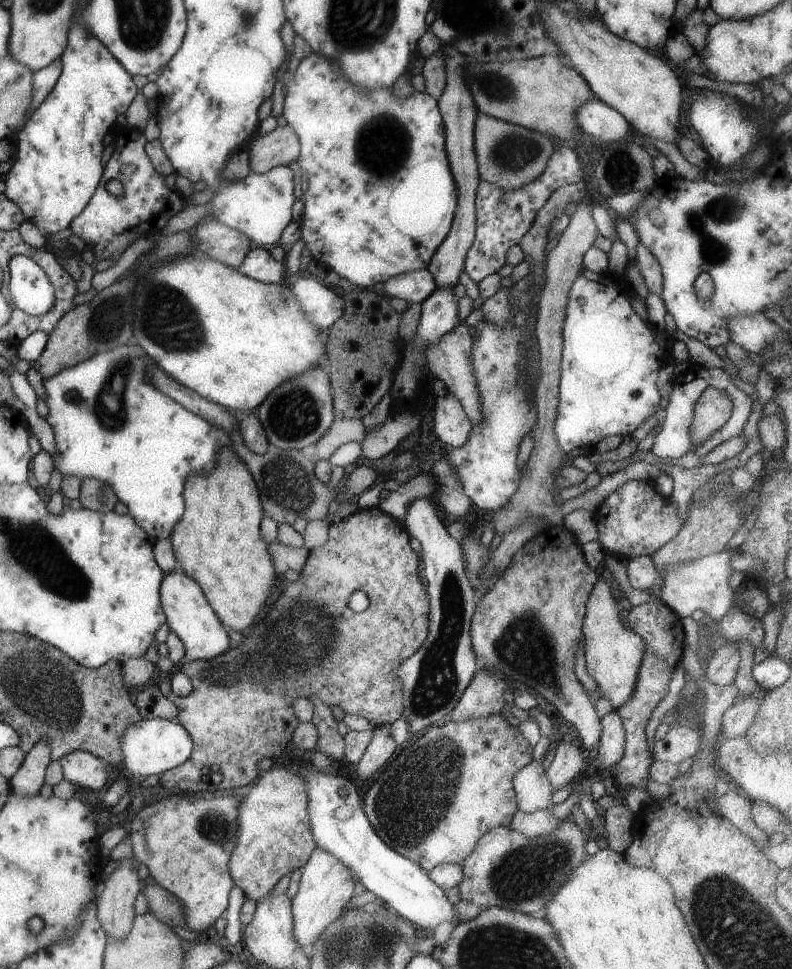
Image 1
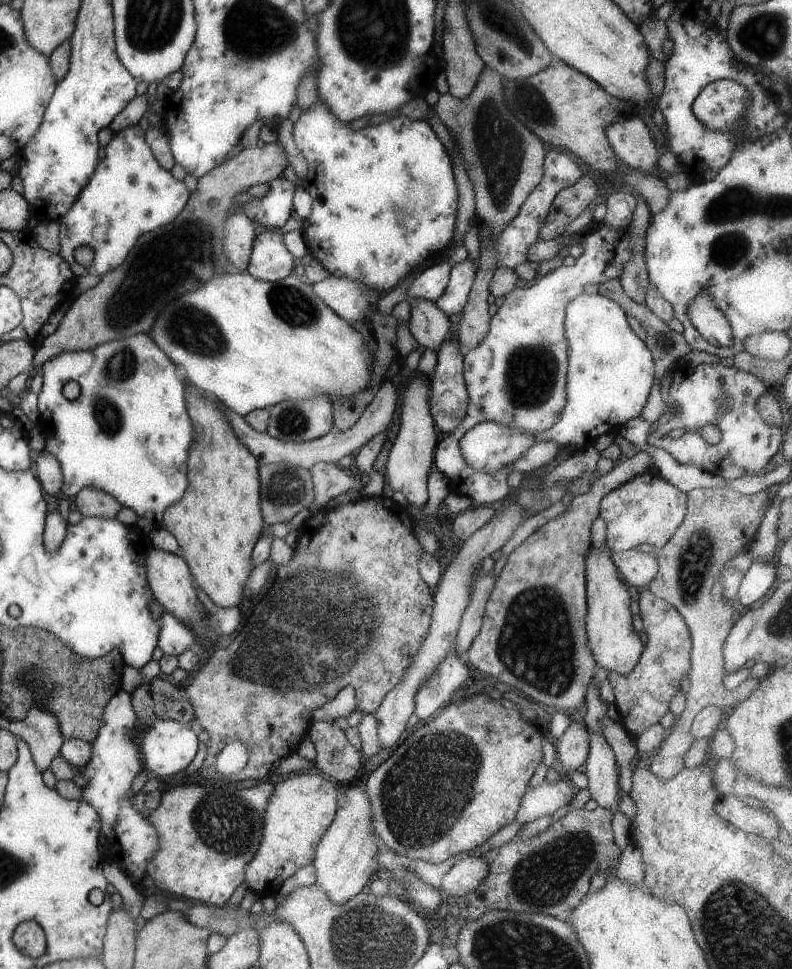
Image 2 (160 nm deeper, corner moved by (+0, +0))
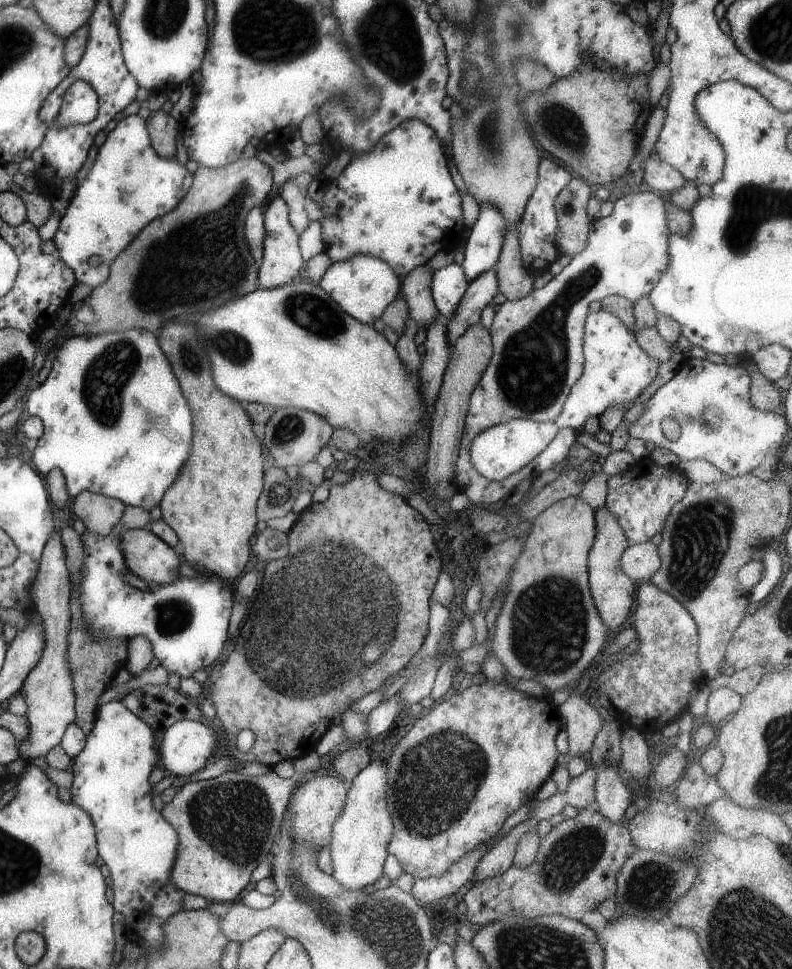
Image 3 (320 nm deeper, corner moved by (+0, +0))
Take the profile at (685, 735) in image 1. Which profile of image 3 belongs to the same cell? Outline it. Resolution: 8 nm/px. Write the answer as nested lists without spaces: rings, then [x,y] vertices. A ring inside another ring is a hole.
[[[729,687],[711,691],[706,701],[706,712],[701,719],[711,723],[714,728],[718,727],[738,710],[741,706],[741,697]]]

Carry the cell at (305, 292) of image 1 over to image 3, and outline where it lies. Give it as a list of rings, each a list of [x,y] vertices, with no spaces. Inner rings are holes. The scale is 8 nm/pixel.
[[[352,254],[331,263],[317,283],[343,312],[368,325],[380,318],[385,307],[400,296],[400,284],[401,278],[395,274],[392,266],[383,262],[383,259],[362,254]]]

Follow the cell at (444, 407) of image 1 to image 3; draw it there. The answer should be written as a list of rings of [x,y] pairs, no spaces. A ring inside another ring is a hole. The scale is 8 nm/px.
[[[494,267],[488,268],[469,282],[454,316],[445,320],[449,348],[458,336],[461,336],[471,325],[479,321],[481,310],[487,305],[492,305],[491,299],[498,290],[494,270]]]

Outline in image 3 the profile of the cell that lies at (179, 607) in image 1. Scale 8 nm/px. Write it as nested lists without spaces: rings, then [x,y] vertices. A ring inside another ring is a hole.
[[[123,529],[118,536],[118,545],[129,572],[147,585],[157,584],[154,589],[179,578],[179,558],[151,531]]]

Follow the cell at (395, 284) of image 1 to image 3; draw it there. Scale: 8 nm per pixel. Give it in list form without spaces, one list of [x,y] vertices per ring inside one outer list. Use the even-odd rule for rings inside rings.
[[[451,263],[445,268],[434,270],[430,291],[438,314],[444,320],[451,319],[467,290],[468,282],[460,264]]]

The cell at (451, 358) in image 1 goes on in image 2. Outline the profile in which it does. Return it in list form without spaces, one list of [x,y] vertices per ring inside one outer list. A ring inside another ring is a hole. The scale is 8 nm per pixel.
[[[409,298],[410,317],[408,329],[418,345],[424,349],[436,350],[442,342],[448,341],[450,334],[449,318],[439,307],[425,299]]]

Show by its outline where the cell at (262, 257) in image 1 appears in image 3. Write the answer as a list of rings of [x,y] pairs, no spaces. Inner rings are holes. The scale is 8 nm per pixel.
[[[273,191],[263,207],[265,236],[262,242],[262,260],[255,271],[259,288],[274,289],[287,284],[291,279],[297,279],[303,270],[304,262],[297,245],[298,234],[287,221],[287,205],[281,199],[279,191]]]

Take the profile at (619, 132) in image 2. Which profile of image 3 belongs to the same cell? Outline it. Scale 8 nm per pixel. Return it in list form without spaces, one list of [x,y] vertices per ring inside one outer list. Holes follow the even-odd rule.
[[[652,154],[643,164],[642,180],[644,188],[662,196],[668,196],[679,190],[686,181],[676,168],[665,164]]]

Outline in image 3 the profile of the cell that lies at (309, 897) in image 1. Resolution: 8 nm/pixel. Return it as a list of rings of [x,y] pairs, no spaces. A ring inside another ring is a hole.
[[[372,760],[349,782],[343,808],[331,827],[327,846],[332,864],[331,876],[347,890],[361,889],[381,876],[388,855],[387,845],[392,837],[386,790],[386,766],[381,761]]]

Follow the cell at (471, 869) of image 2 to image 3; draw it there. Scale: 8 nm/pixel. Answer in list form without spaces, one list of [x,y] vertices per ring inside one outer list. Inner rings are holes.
[[[526,819],[513,826],[478,860],[470,884],[478,883],[481,879],[505,872],[512,865],[518,840],[529,831],[537,830],[538,823],[537,819]]]

